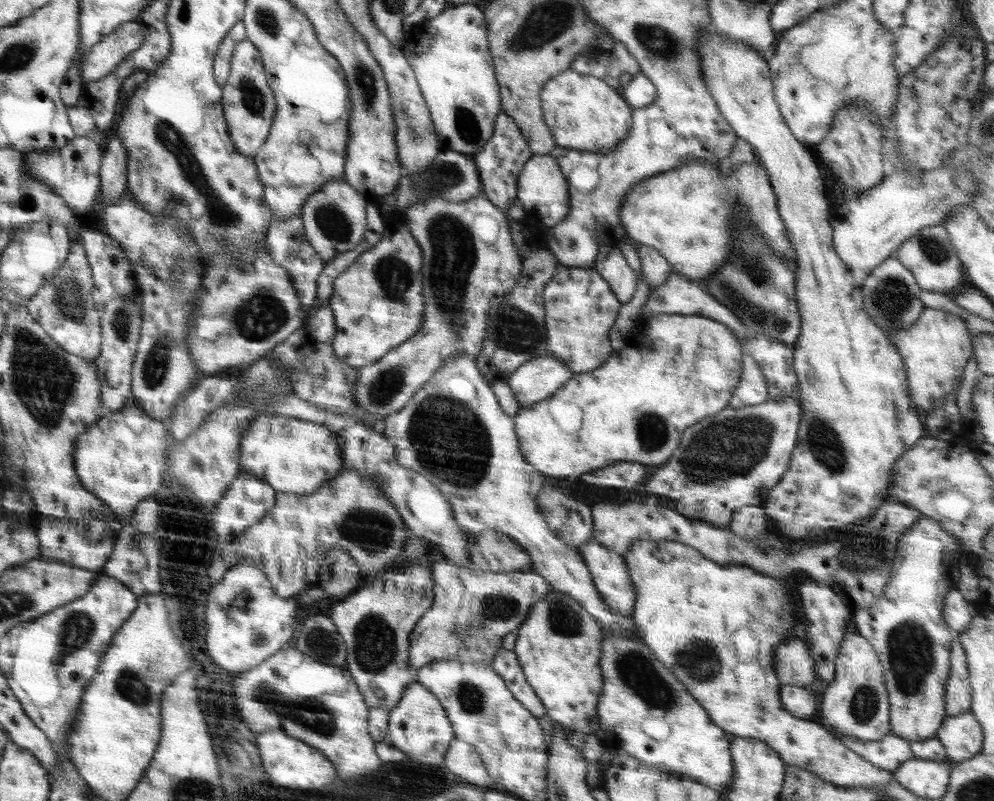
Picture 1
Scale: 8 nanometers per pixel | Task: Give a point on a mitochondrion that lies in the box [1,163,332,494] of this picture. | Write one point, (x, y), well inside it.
(45, 382)

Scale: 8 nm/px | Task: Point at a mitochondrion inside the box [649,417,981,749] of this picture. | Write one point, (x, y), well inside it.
(910, 649)

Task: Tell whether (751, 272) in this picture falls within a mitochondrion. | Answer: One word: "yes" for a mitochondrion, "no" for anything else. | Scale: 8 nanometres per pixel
yes

